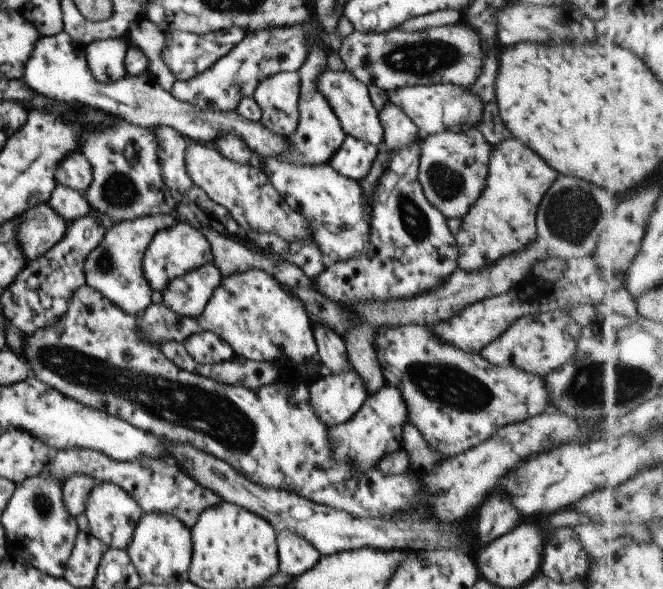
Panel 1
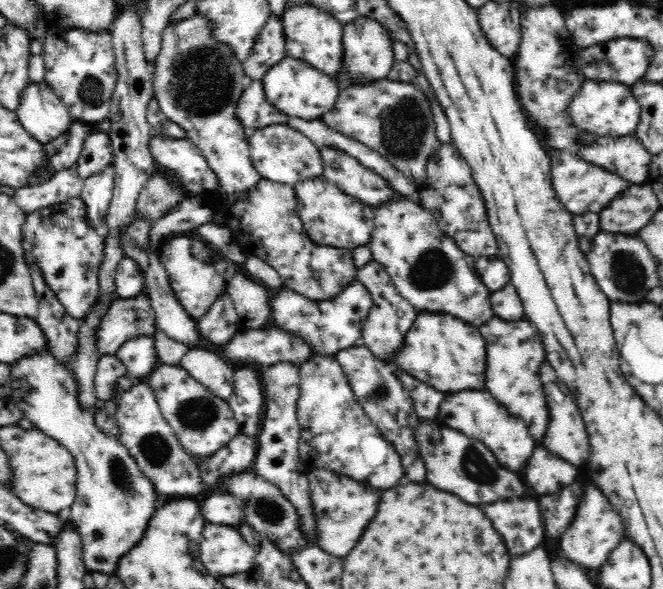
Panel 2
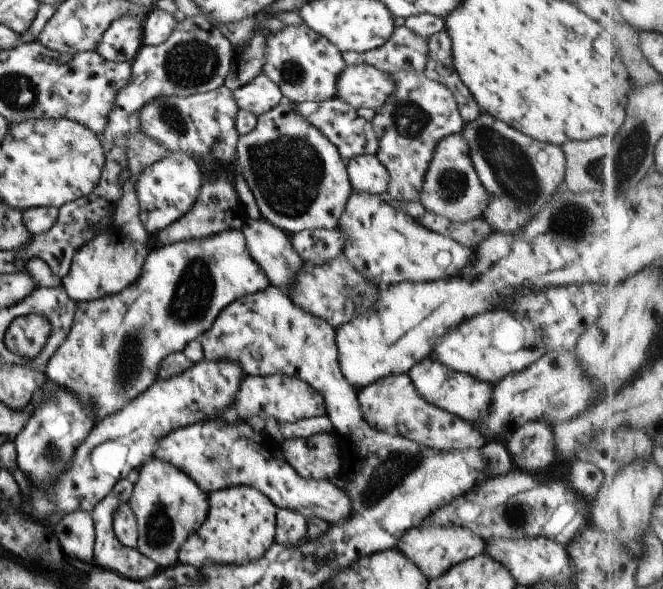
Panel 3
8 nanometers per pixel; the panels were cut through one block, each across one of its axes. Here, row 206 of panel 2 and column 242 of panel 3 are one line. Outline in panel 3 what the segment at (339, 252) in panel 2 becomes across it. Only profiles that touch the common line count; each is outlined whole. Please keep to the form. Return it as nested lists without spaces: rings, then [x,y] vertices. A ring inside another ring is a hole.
[[[240,225],[232,230],[227,230],[206,238],[206,240],[190,239],[180,241],[176,244],[166,245],[163,247],[153,247],[145,258],[141,275],[136,282],[133,282],[128,288],[122,290],[117,295],[105,296],[90,302],[77,301],[77,310],[74,315],[73,328],[67,334],[66,340],[58,347],[54,356],[47,362],[46,375],[51,381],[54,381],[60,387],[67,389],[86,405],[93,406],[94,422],[101,421],[107,416],[113,415],[121,411],[129,402],[132,402],[138,395],[148,390],[157,380],[159,374],[160,363],[166,356],[175,352],[182,352],[186,345],[203,335],[214,324],[217,316],[228,305],[235,300],[240,299],[258,291],[266,290],[271,285],[267,274],[261,269],[261,266],[253,259],[249,253],[244,233],[241,231]]]

